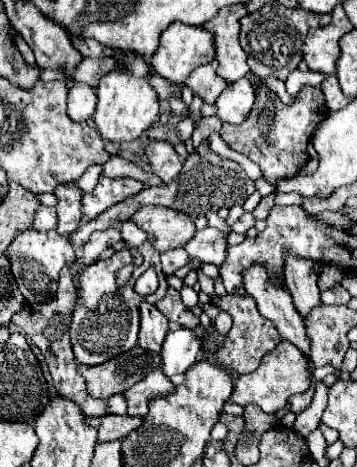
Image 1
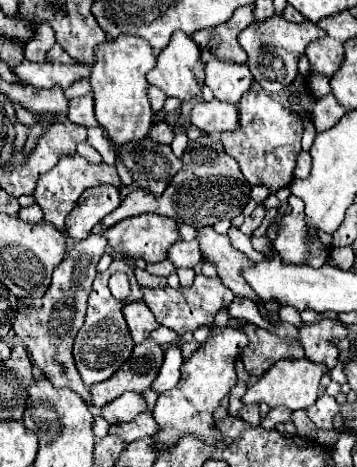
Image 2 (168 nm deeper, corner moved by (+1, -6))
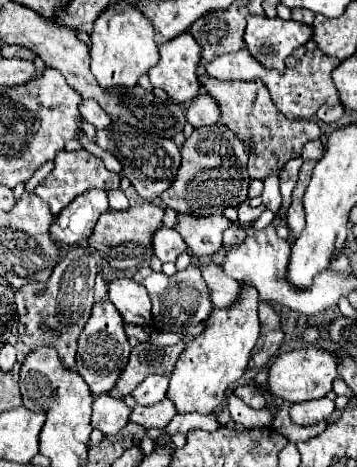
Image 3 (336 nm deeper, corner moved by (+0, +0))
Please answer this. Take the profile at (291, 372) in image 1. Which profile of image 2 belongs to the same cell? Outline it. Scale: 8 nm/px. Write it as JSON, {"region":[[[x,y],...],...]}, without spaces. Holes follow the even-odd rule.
{"region":[[[308,358],[302,360],[280,360],[276,362],[272,368],[268,368],[268,372],[264,372],[264,376],[252,384],[244,396],[244,404],[268,404],[270,408],[274,406],[284,406],[290,410],[304,410],[308,406],[312,406],[318,398],[318,386],[320,386],[320,378],[328,372],[328,368],[324,364],[316,364],[310,362]]]}

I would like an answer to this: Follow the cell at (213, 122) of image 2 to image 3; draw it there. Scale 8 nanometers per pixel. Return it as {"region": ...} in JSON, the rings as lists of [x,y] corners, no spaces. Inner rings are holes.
{"region":[[[209,94],[197,96],[187,110],[187,122],[193,124],[195,128],[215,124],[219,118],[221,118],[219,104],[213,98],[209,98]]]}

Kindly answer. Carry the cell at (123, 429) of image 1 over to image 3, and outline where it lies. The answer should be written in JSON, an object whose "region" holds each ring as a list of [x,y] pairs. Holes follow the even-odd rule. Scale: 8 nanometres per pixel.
{"region":[[[165,398],[165,400],[157,402],[157,404],[153,404],[153,406],[141,406],[141,404],[137,404],[133,408],[129,420],[135,422],[135,424],[139,424],[139,426],[143,426],[145,430],[149,430],[149,428],[159,428],[161,430],[161,428],[165,428],[171,422],[171,418],[175,414],[177,412],[173,410],[173,404]]]}

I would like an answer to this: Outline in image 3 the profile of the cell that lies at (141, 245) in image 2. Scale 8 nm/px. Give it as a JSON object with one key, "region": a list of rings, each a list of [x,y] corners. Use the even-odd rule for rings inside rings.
{"region":[[[143,202],[127,210],[107,210],[97,220],[97,226],[89,238],[89,248],[99,252],[113,268],[137,268],[151,260],[153,256],[153,234],[163,226],[163,208],[153,202]]]}

